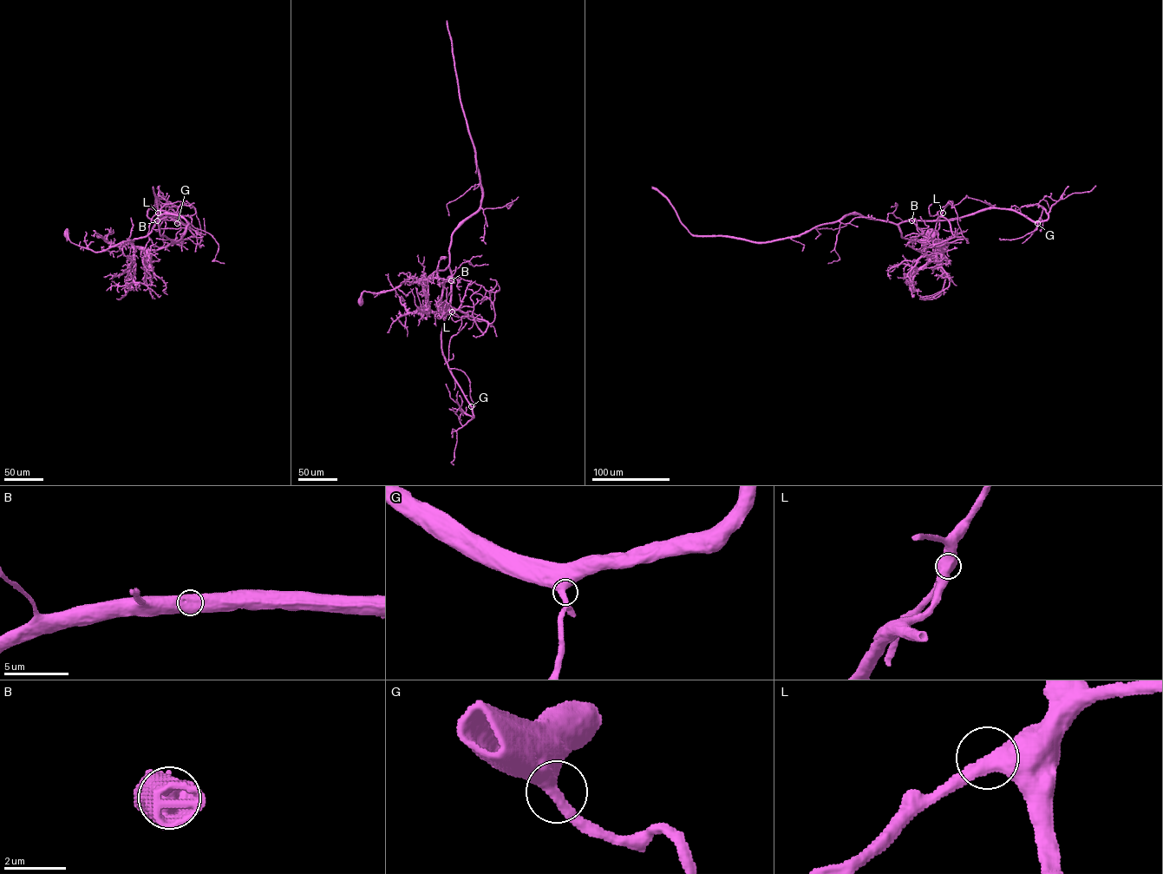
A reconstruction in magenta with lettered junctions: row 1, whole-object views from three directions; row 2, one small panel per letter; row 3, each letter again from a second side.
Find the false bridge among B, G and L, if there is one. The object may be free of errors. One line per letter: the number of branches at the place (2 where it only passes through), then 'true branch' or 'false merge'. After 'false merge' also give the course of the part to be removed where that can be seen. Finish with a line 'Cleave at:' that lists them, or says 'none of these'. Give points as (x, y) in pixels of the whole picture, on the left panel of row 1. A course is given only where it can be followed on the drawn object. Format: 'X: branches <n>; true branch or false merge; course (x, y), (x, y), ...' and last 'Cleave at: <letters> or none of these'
B: branches 2; true branch
G: branches 2; true branch
L: branches 2; true branch
Cleave at: none of these

